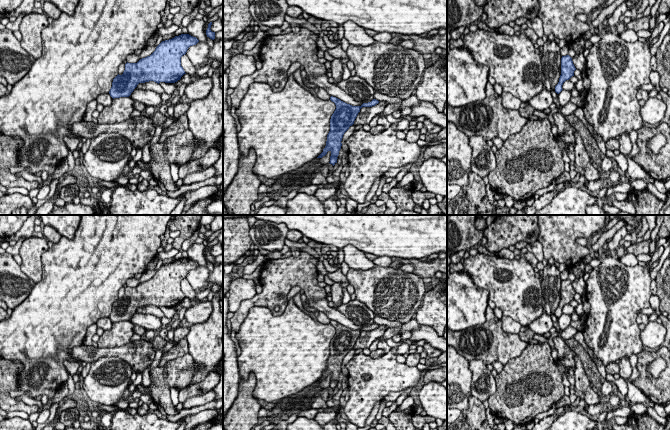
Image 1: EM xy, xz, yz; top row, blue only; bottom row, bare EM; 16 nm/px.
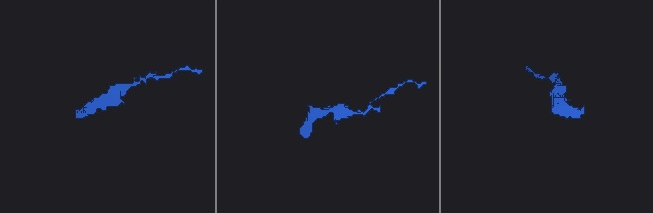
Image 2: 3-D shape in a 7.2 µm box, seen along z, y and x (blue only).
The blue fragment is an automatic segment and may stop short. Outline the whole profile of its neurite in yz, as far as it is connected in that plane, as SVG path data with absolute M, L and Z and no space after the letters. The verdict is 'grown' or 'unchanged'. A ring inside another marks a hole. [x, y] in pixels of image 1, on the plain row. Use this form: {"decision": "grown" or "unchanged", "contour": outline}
{"decision": "unchanged", "contour": "M569 279L562 280L561 282L561 299L558 308L555 310L555 316L559 318L563 313L562 309L566 304L574 300L576 294L572 282Z"}

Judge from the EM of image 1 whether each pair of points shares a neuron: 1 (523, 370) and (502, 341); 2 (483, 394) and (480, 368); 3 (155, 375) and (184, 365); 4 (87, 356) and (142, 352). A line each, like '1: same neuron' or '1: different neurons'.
1: different neurons
2: same neuron
3: same neuron
4: same neuron

